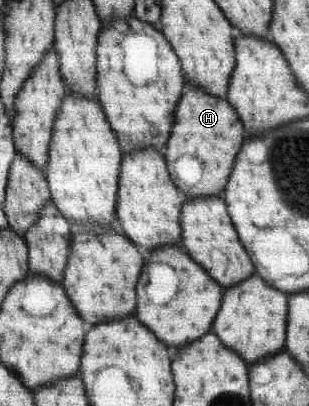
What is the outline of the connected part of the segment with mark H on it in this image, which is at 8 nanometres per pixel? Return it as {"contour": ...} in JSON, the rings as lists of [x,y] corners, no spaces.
{"contour":[[[186,82],[174,111],[172,131],[163,153],[170,181],[186,198],[222,197],[244,139],[246,133],[243,125],[224,96],[212,97],[203,89]]]}

